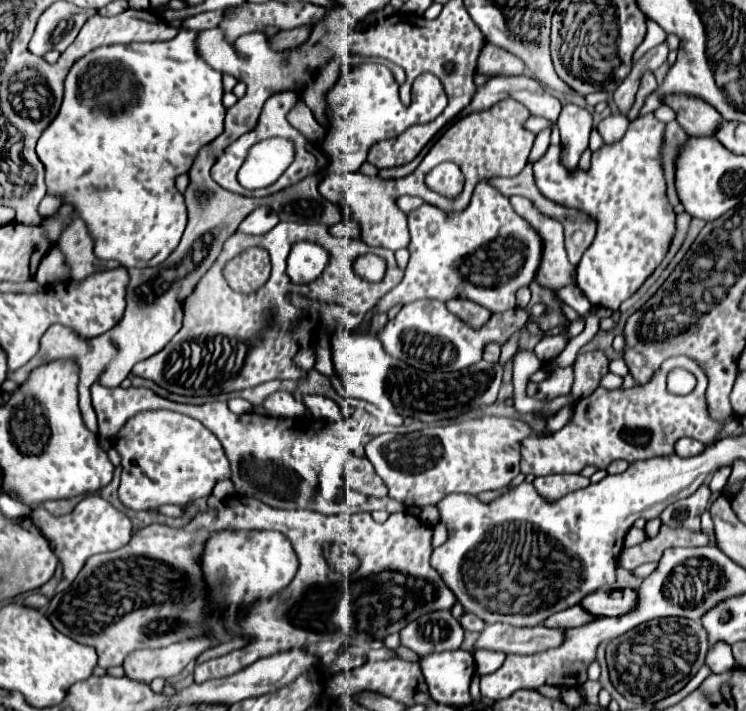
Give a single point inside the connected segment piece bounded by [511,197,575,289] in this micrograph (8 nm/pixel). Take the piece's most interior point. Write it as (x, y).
(555, 271)

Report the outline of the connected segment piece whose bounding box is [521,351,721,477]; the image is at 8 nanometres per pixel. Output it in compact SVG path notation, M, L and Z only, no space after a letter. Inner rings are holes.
M601 351L581 353L575 363L575 381L573 381L573 397L581 399L575 405L573 417L569 423L551 437L527 437L521 445L521 471L533 475L555 475L561 473L579 473L583 467L593 465L597 469L607 469L611 461L625 459L629 463L637 459L651 459L661 455L671 455L673 445L681 437L693 437L701 443L709 445L715 441L717 431L721 429L719 421L713 421L707 413L705 389L707 375L699 367L697 361L689 357L669 357L653 375L653 379L639 387L631 389L597 389L601 377L609 371L609 361ZM673 367L689 369L697 377L697 387L689 395L671 395L665 387L665 377Z

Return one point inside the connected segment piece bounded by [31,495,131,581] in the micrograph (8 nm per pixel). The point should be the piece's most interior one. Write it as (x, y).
(94, 526)

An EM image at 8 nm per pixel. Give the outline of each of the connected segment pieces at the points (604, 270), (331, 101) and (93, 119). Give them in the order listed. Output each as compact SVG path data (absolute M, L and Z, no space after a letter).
M653 113L631 121L625 137L619 143L603 145L601 149L593 153L591 169L587 173L581 169L577 169L575 173L567 171L559 163L559 153L561 153L559 145L549 145L545 155L537 159L537 163L533 165L537 187L547 199L559 205L583 209L593 219L597 219L599 227L597 227L595 243L591 243L591 247L583 253L581 263L577 265L577 285L587 295L591 305L619 309L621 301L625 301L629 295L633 295L643 285L643 281L663 261L669 249L671 237L675 233L675 213L665 197L665 179L661 173L661 161L659 161L663 129L665 125L657 121Z
M361 63L361 65L343 65L339 81L325 95L327 109L327 139L325 151L331 155L331 149L343 161L347 173L357 173L365 163L369 149L385 139L393 139L403 133L409 125L433 121L447 107L447 95L441 81L435 75L423 75L415 83L415 97L411 107L403 107L399 101L399 85L391 75L389 67L379 63Z
M181 29L179 35L167 43L129 43L129 45L105 45L89 51L89 55L83 55L73 63L69 69L69 75L65 77L65 95L61 109L57 117L51 121L51 125L43 131L43 135L37 141L37 155L41 163L45 165L45 185L47 185L47 195L59 197L63 203L73 205L77 215L85 221L89 235L93 239L93 251L99 259L115 259L123 267L157 267L161 265L169 253L177 247L181 241L183 229L187 225L187 209L183 195L175 187L175 179L181 173L189 171L189 165L193 165L193 159L197 157L197 151L205 145L217 139L223 131L223 119L225 119L225 107L221 103L223 97L223 83L221 83L221 73L211 69L199 55L197 55L197 33L195 31L185 31Z

